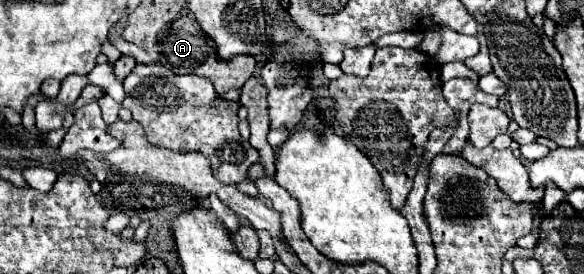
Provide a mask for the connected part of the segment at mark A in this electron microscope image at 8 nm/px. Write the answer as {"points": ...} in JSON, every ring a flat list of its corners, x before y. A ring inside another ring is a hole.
{"points":[[180,16,178,20,174,20,170,24,166,34,158,42,158,50,160,50,162,66,168,66,168,70,172,70,174,74,204,76,214,84,214,90,218,94,224,94,232,88,242,88,244,82,254,74,254,68,256,68,256,60,252,56,236,56,230,62,222,60,218,56,218,50,216,50,216,44,212,42,212,38,208,38,208,34,202,32,200,24,190,16]]}

